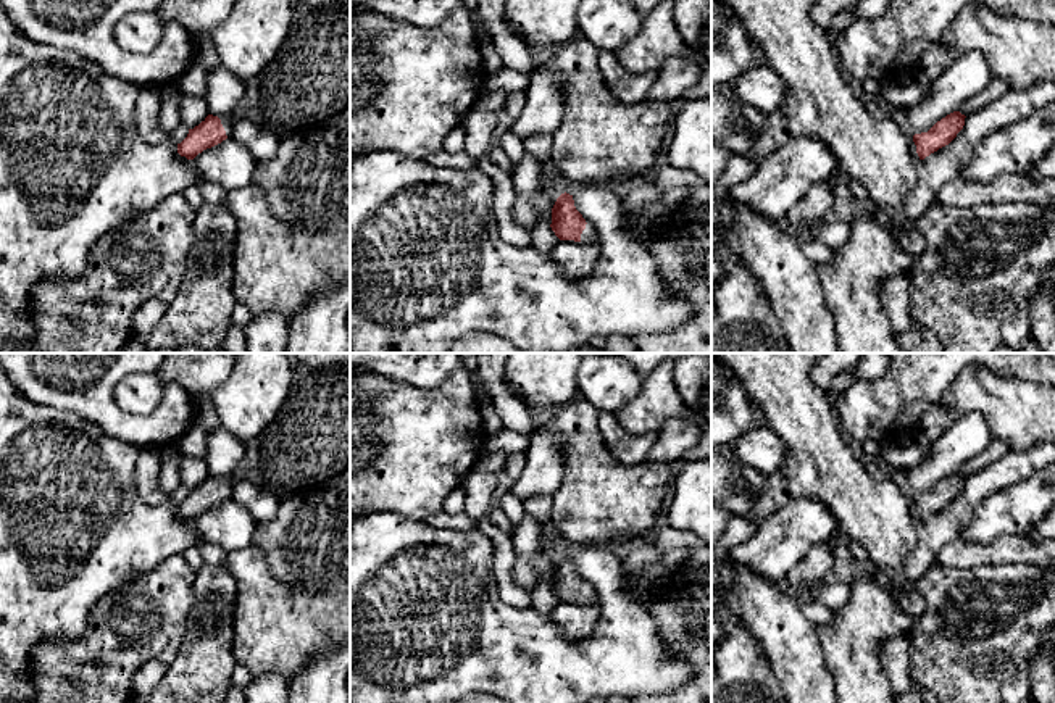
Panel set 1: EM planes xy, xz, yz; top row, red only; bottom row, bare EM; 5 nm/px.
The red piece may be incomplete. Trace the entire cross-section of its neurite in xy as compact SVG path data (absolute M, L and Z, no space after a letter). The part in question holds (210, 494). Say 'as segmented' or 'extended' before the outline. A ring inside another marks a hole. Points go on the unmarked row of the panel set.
extended | M208 476L198 487L189 490L187 498L177 505L177 514L194 521L198 514L231 498L231 484L226 479Z

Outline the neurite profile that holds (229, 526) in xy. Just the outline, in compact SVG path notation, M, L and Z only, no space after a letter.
M227 498L198 514L192 524L202 542L218 545L229 553L252 545L256 521L242 505Z

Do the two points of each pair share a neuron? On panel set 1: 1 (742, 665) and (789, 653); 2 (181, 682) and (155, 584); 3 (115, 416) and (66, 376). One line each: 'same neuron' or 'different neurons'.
1: different neurons
2: different neurons
3: same neuron

